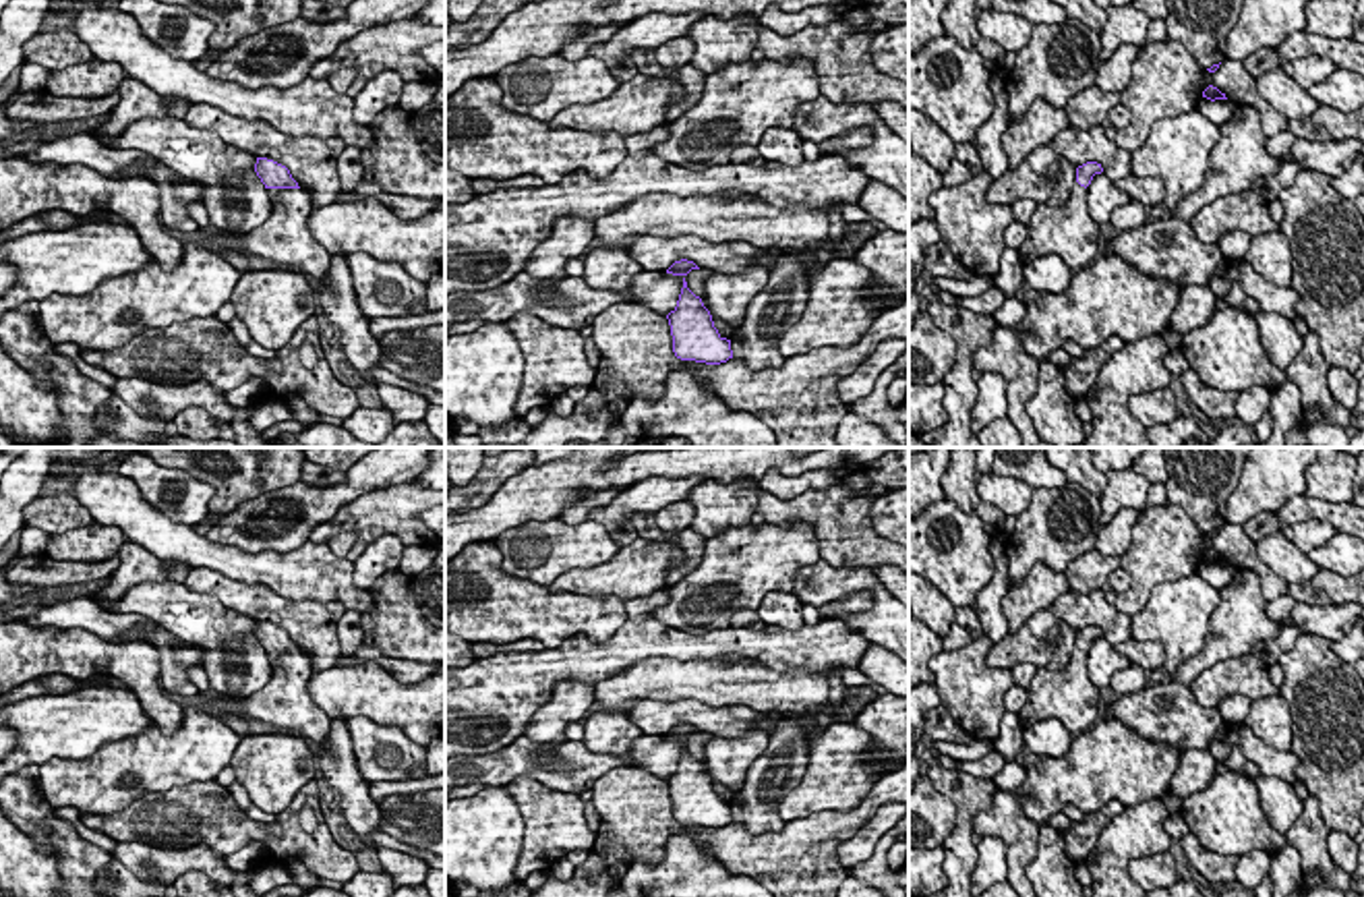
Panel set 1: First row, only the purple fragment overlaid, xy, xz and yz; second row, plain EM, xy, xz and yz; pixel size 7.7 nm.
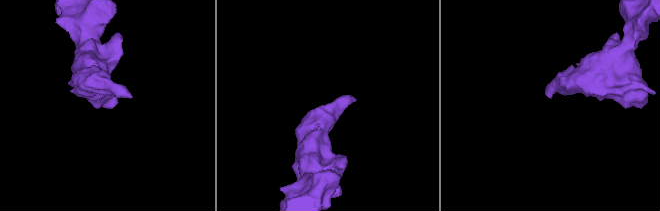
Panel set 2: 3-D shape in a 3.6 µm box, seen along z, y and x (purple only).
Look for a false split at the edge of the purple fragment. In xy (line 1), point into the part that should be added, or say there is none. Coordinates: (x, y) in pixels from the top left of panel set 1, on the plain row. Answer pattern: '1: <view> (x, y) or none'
1: xy (284, 703)

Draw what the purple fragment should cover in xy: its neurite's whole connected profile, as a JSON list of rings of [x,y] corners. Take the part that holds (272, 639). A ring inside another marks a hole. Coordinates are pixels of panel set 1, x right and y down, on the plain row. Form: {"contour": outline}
{"contour": [[[257,621],[255,636],[271,663],[269,682],[246,698],[226,694],[217,698],[240,702],[253,719],[277,731],[300,735],[315,746],[323,744],[331,719],[308,692],[310,659],[298,650],[286,630],[273,624]]]}

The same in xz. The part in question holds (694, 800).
{"contour": [[[683,742],[677,771],[666,779],[673,800],[673,816],[681,824],[720,829],[733,822],[731,804],[714,791],[710,775]]]}

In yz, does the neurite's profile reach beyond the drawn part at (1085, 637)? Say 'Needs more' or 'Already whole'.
Needs more

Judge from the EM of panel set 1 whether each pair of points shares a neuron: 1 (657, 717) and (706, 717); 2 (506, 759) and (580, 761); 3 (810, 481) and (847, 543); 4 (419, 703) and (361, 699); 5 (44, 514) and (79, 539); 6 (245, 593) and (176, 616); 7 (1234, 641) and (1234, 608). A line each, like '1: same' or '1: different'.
1: same
2: same
3: different
4: same
5: different
6: different
7: same

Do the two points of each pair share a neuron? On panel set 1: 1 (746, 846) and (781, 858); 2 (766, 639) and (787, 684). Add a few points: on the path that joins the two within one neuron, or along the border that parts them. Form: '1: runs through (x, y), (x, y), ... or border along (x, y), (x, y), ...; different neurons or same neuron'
1: runs through (754, 854), (773, 858); same neuron
2: border along (733, 659), (756, 659), (775, 670), (826, 672); different neurons

